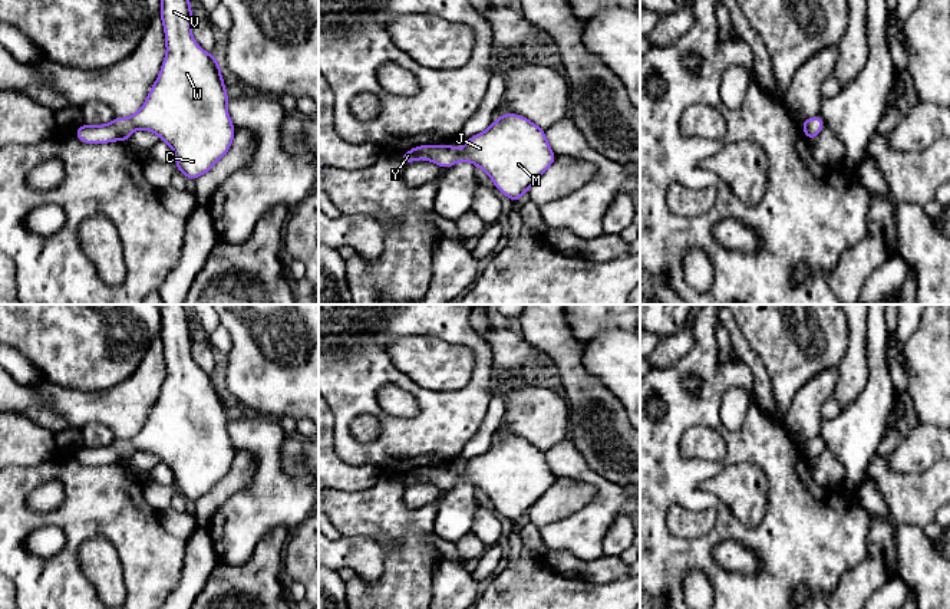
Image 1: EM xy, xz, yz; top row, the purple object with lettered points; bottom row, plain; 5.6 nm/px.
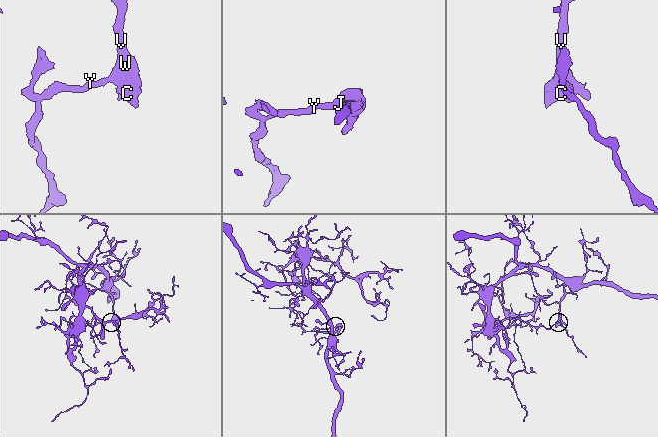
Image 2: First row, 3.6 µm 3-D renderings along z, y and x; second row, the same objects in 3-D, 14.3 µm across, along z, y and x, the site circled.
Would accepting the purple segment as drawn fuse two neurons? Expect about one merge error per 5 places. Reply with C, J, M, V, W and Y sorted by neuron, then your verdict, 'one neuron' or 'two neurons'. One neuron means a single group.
C J M V W Y | one neuron

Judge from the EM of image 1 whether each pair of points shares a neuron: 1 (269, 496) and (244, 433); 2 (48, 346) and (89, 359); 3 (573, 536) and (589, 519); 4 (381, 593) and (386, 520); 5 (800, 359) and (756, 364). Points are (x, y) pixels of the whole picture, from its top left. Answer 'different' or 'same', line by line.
1: same
2: same
3: same
4: same
5: different

